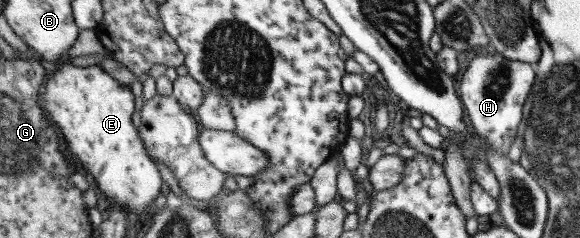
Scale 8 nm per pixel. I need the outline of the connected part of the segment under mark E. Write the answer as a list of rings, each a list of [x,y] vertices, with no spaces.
[[[63,59],[44,86],[44,108],[64,131],[71,152],[80,159],[80,166],[94,178],[94,184],[104,194],[110,206],[120,203],[134,218],[155,202],[162,192],[162,176],[150,158],[134,126],[134,112],[139,112],[139,100],[100,65],[80,68]]]

